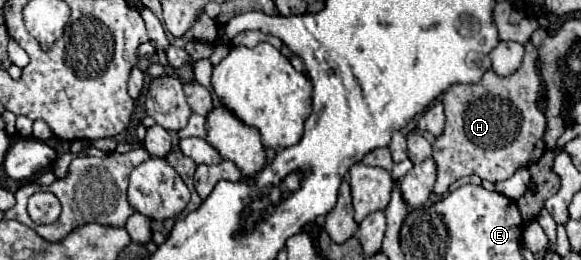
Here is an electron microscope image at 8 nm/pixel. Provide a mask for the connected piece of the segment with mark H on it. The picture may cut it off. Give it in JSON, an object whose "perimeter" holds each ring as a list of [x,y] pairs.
{"perimeter":[[[525,44],[525,58],[515,74],[501,78],[493,70],[487,70],[479,84],[451,86],[443,94],[443,100],[441,100],[445,106],[445,116],[447,116],[445,132],[433,142],[433,160],[437,164],[437,182],[435,182],[433,192],[445,194],[457,178],[469,176],[469,174],[477,174],[479,178],[491,180],[491,182],[507,180],[515,174],[517,168],[537,162],[545,152],[545,142],[543,142],[545,114],[539,106],[541,96],[543,96],[543,82],[537,70],[537,50],[531,44]]]}

